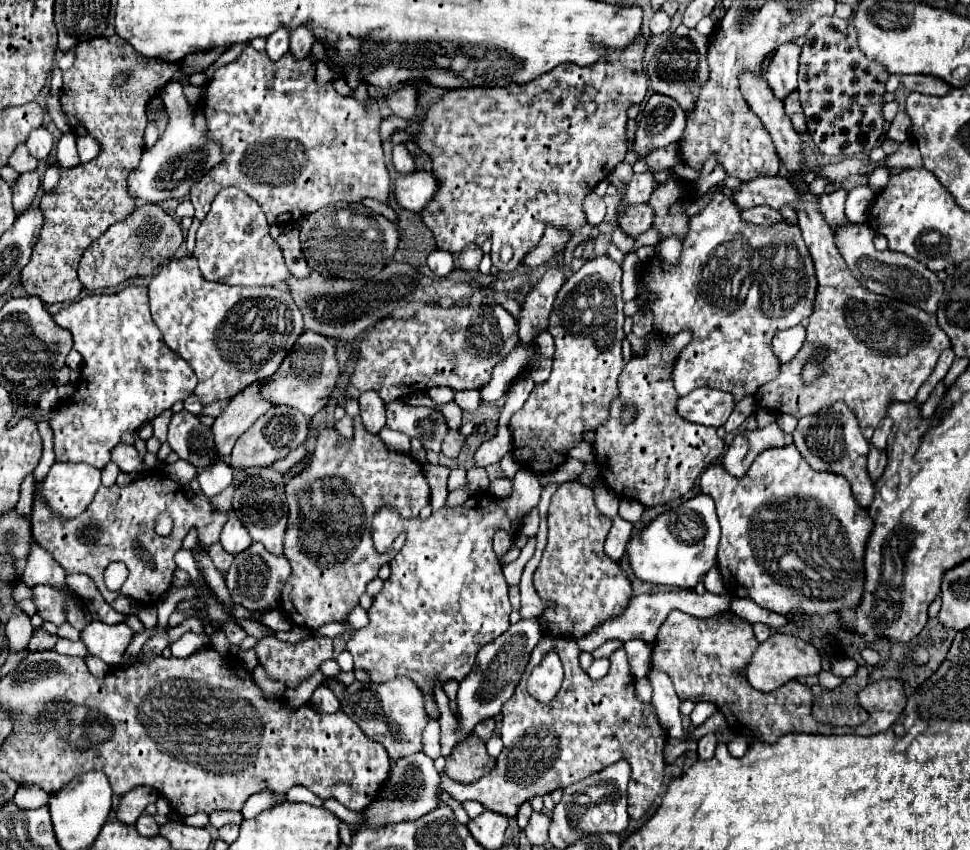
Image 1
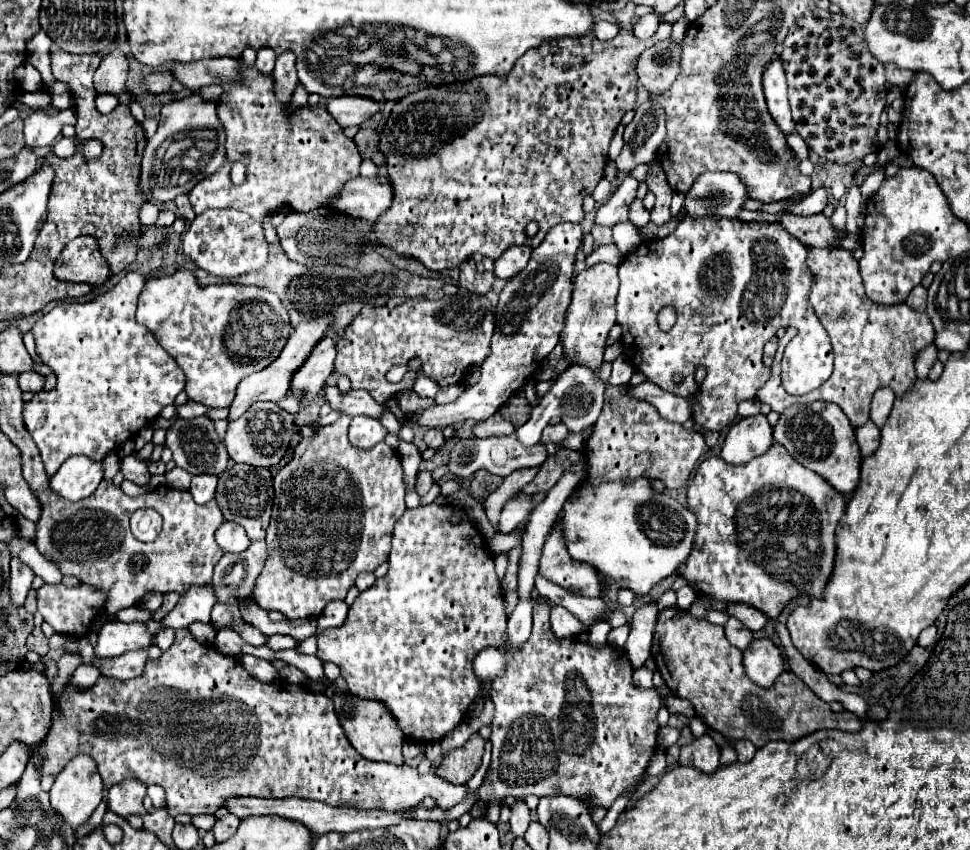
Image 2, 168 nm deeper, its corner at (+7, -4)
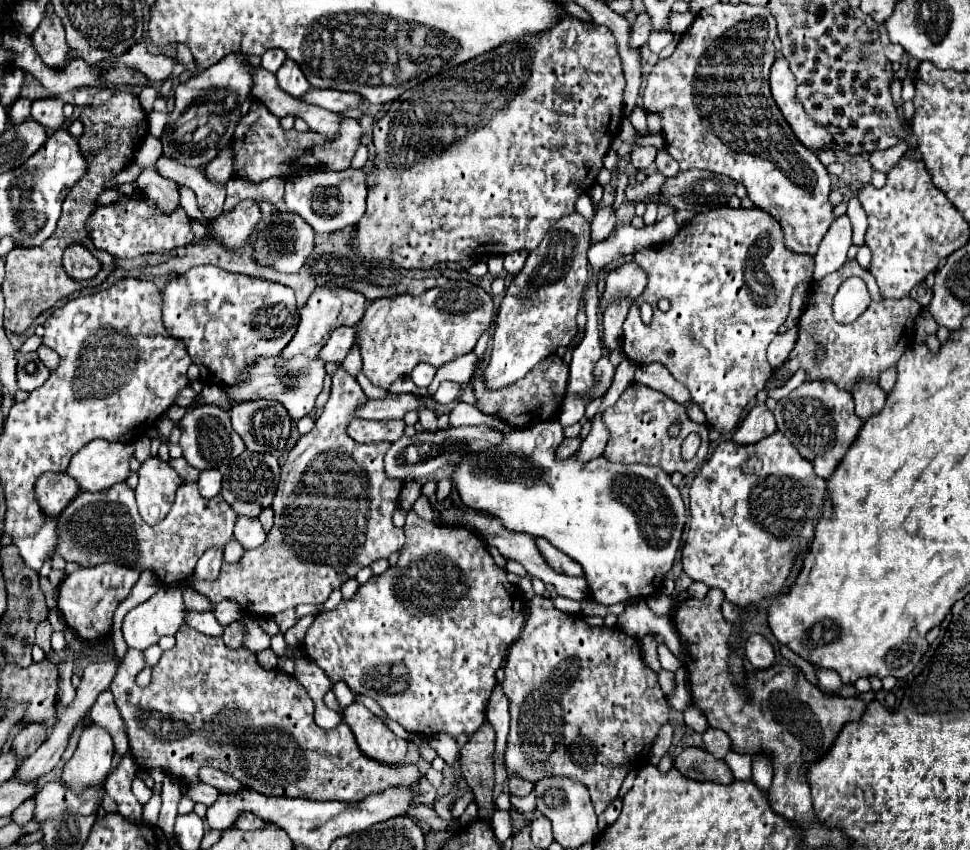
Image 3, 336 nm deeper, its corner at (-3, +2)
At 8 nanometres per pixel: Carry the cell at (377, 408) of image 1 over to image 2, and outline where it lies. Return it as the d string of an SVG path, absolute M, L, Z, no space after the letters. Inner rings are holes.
M356 415L352 417L350 429L348 429L348 439L354 447L358 449L372 449L376 443L380 443L388 431L382 427L378 419Z

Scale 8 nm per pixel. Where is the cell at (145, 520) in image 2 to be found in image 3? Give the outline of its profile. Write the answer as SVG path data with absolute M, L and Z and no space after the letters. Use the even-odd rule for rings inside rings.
M150 457L138 471L140 483L136 487L136 501L140 517L148 525L160 523L170 511L174 493L182 485L180 475L158 457Z

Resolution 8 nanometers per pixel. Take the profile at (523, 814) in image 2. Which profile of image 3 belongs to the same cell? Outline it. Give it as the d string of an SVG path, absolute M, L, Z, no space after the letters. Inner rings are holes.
M510 777L510 793L516 795L516 797L526 797L530 795L532 791L532 783L526 781L526 779L520 779L520 777Z

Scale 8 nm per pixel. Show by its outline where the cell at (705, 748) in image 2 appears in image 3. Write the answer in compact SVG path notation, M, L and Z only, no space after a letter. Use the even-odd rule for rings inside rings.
M684 749L676 761L674 767L680 769L680 773L684 773L690 779L698 779L698 781L716 781L716 783L732 783L732 775L730 769L726 767L726 761L712 757L708 751L702 749Z

